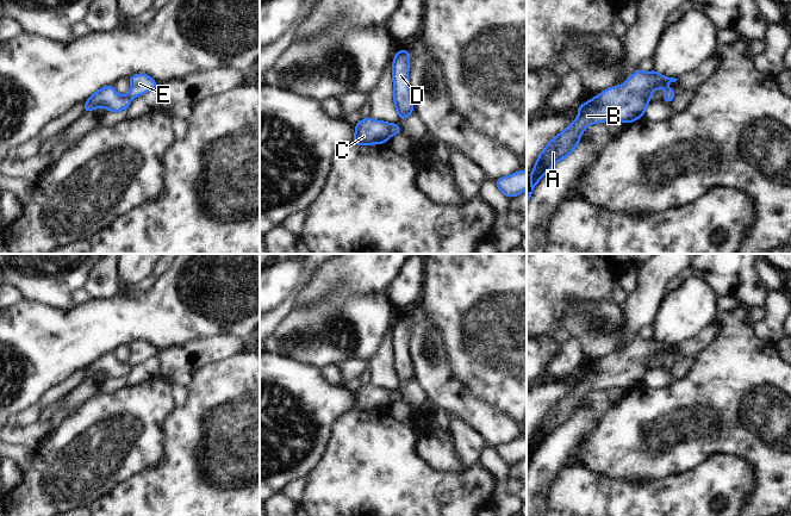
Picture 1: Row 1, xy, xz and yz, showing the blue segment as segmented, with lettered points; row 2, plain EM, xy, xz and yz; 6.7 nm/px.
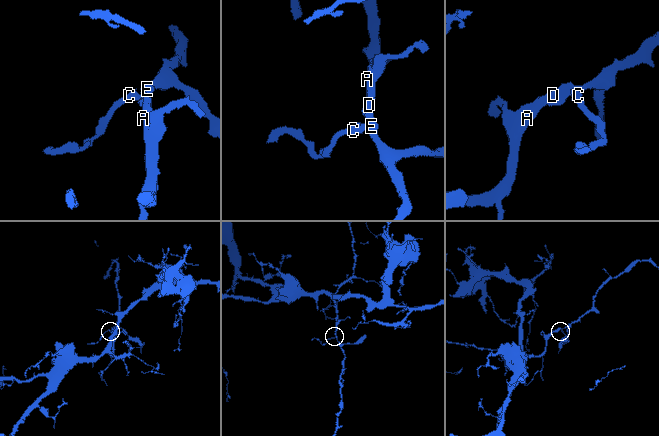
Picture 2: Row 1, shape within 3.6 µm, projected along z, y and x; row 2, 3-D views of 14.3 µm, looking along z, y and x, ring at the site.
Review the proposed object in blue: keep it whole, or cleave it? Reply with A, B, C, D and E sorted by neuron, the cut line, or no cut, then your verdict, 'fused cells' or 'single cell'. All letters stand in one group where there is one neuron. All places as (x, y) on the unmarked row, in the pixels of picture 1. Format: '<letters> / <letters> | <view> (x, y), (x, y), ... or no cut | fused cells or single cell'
A B C D E | no cut | single cell

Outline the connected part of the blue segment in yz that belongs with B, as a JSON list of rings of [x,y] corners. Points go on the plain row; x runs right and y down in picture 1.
[[[639,336],[621,353],[614,353],[602,359],[591,365],[588,371],[584,368],[578,374],[579,381],[575,387],[555,403],[538,422],[529,444],[531,458],[527,459],[527,471],[540,446],[558,428],[567,424],[577,415],[580,410],[580,402],[588,392],[615,387],[630,391],[642,385],[646,373],[652,366],[652,359],[677,347],[666,344],[656,337],[646,340]]]

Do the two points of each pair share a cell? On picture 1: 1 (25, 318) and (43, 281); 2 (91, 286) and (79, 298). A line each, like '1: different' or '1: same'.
1: different
2: different

